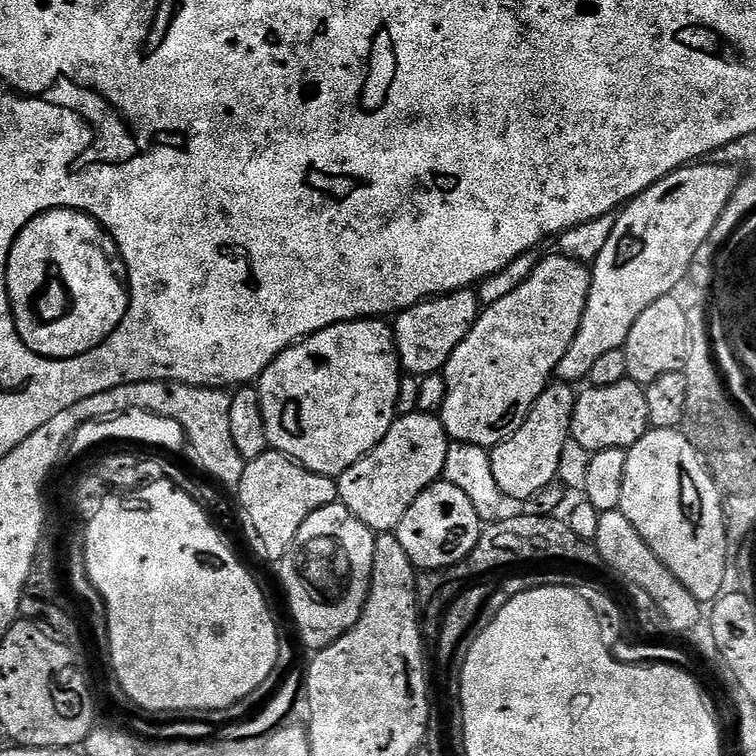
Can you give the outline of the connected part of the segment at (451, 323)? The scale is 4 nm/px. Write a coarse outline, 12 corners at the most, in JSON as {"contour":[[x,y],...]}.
{"contour":[[472,290],[395,317],[396,356],[413,377],[443,373],[482,305]]}

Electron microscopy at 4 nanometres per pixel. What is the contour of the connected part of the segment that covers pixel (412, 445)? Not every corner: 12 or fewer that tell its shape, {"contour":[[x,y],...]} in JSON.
{"contour":[[439,415],[399,417],[338,477],[339,503],[395,533],[443,477]]}

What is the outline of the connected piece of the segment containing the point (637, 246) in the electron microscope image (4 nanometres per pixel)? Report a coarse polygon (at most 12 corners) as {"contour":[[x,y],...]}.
{"contour":[[693,162],[623,205],[555,370],[587,381],[685,283],[742,179]]}

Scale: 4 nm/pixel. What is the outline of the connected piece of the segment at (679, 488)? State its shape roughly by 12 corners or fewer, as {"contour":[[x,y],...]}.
{"contour":[[683,431],[627,449],[618,510],[701,605],[721,597],[724,501]]}

